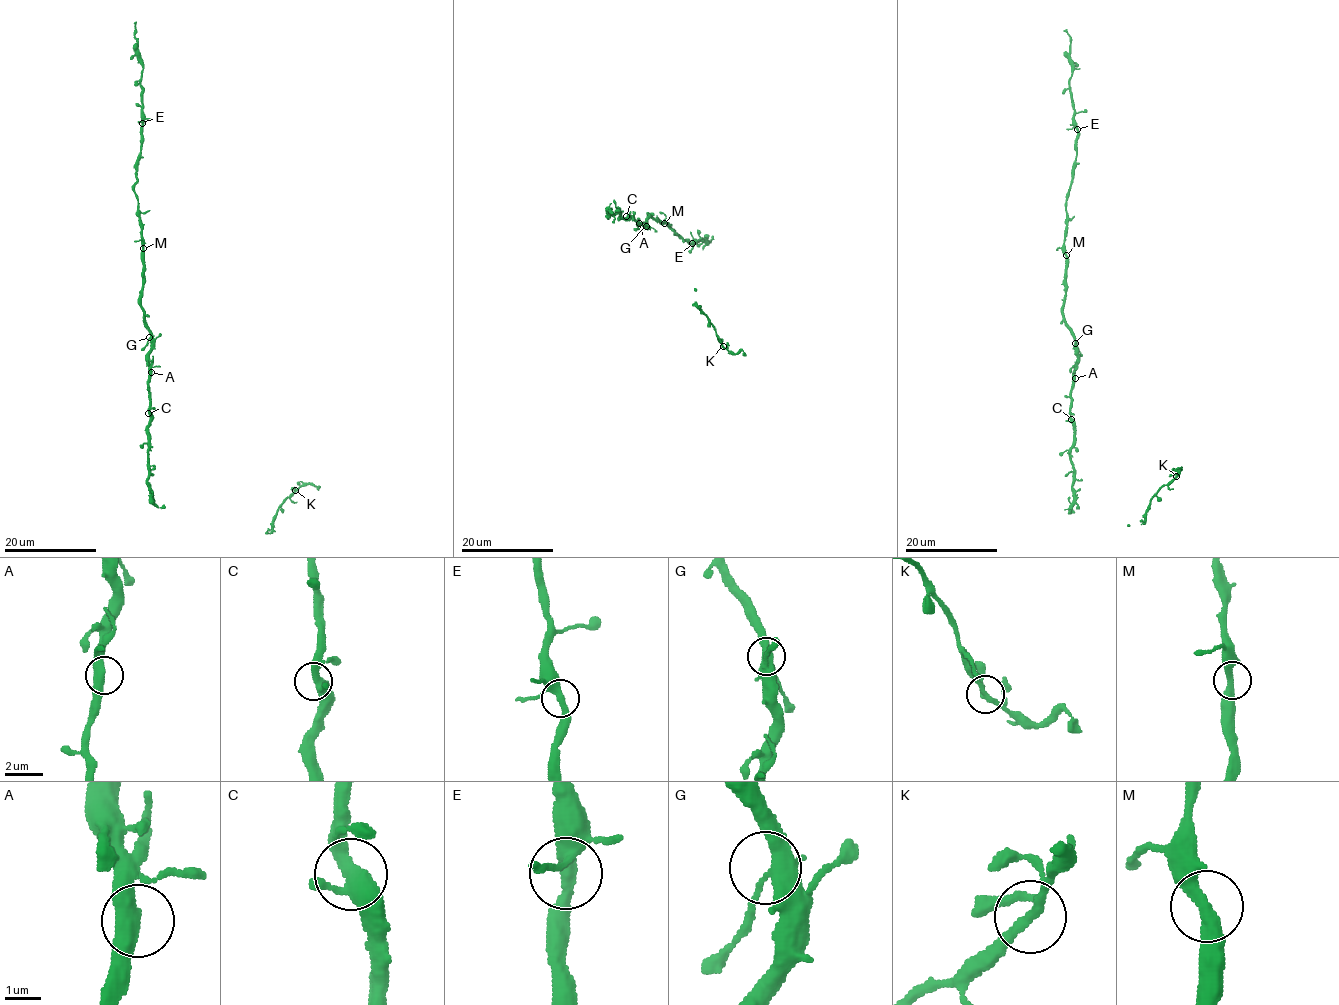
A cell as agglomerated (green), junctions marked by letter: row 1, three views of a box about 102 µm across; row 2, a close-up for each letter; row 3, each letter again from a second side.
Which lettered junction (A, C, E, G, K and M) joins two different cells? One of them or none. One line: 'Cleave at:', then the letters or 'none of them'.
Cleave at: none of them

